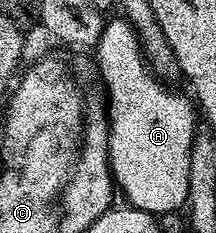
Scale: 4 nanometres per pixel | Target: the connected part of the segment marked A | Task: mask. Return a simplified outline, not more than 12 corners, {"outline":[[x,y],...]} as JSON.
{"outline":[[123,16],[94,50],[108,165],[133,209],[183,210],[198,113]]}

